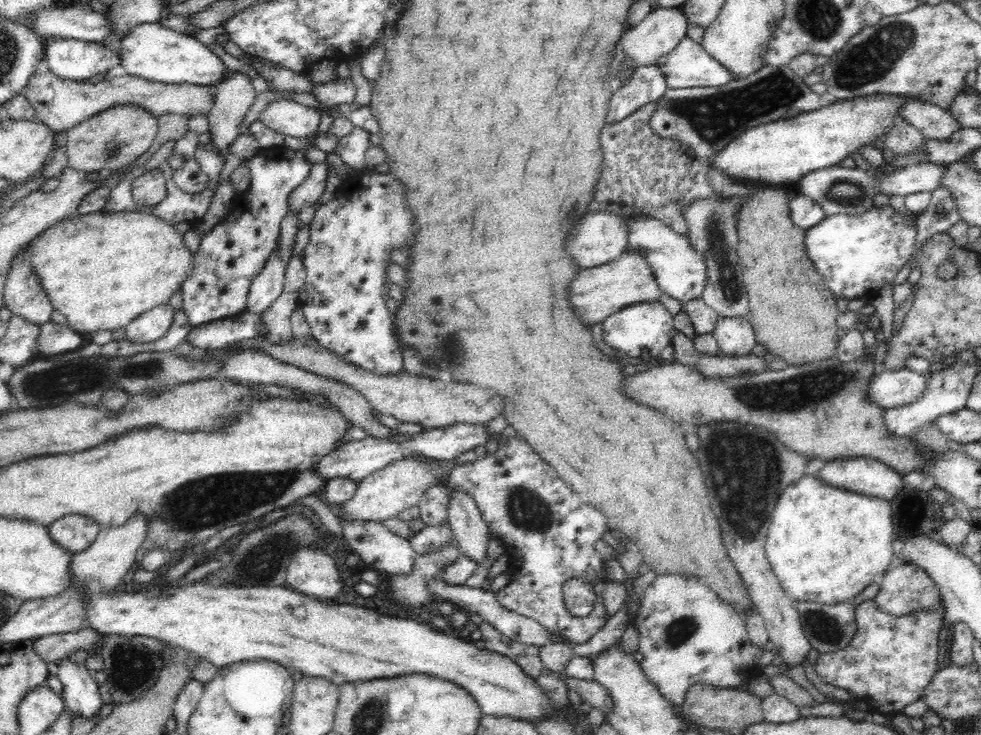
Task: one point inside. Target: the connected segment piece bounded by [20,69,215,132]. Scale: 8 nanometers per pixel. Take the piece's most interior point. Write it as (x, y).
(61, 104)

